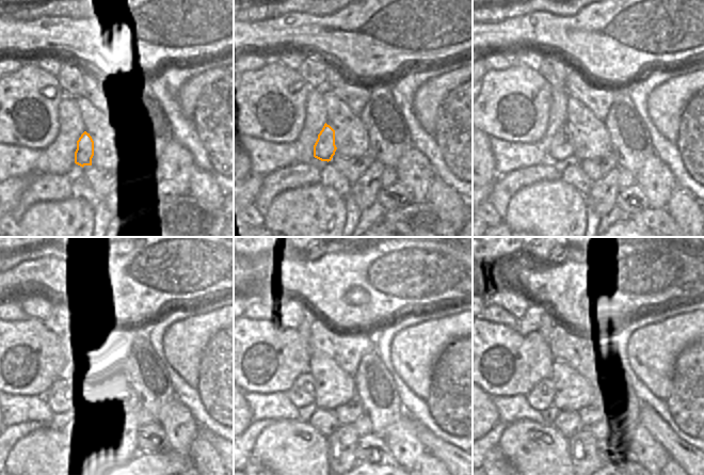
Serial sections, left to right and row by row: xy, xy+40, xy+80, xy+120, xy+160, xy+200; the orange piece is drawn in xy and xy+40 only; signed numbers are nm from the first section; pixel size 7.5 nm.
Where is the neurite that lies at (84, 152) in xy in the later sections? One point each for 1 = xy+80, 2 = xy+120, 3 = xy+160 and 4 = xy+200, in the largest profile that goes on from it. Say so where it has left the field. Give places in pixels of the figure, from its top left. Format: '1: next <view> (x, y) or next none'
1: next xy+80 (561, 148)
2: next xy+120 (69, 386)
3: next xy+160 (302, 393)
4: next xy+200 (542, 395)

